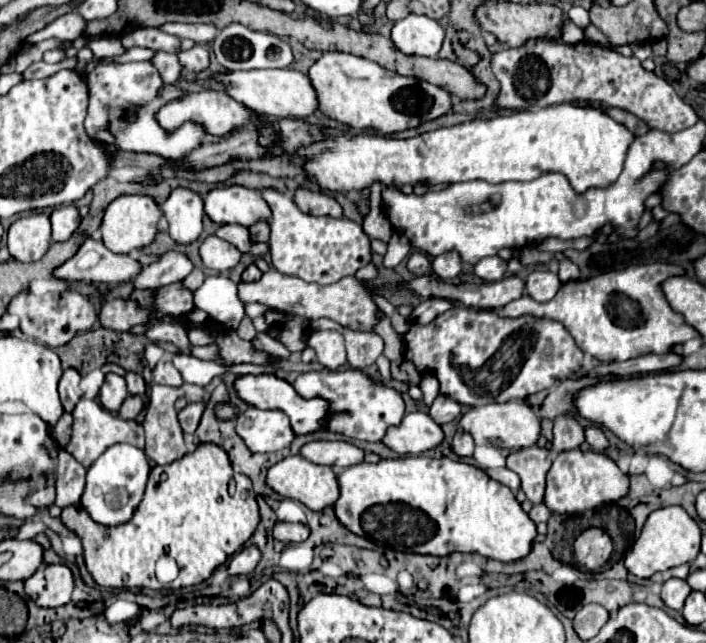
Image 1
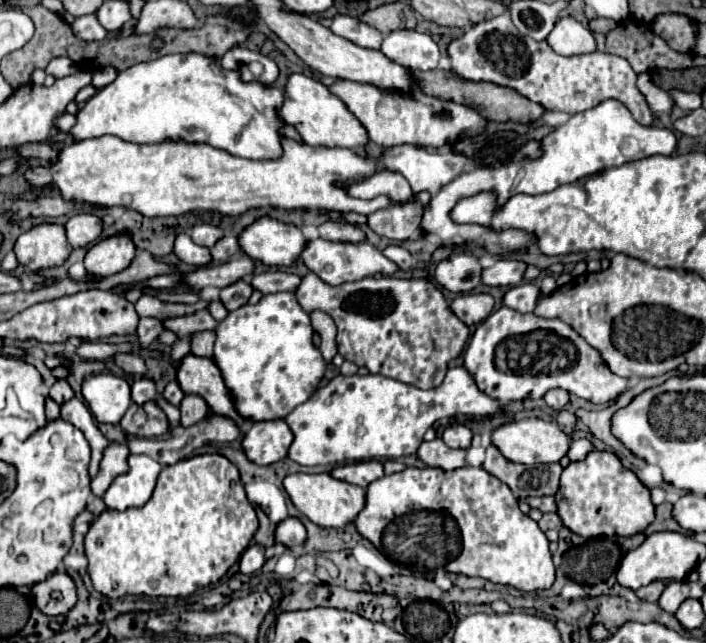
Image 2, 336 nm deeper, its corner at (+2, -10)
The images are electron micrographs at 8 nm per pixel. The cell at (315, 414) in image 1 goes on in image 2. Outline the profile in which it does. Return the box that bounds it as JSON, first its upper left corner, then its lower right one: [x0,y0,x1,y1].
[177,355,247,425]

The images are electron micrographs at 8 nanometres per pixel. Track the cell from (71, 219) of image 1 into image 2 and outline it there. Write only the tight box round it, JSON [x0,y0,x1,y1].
[65,213,103,247]

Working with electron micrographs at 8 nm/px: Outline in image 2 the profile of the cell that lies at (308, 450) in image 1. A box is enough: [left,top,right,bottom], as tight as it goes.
[331,461,383,487]

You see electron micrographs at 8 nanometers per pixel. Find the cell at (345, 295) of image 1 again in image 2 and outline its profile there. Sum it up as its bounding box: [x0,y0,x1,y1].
[295,273,469,389]

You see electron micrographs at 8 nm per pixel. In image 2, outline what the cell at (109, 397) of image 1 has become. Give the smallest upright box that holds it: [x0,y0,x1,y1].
[83,373,131,423]

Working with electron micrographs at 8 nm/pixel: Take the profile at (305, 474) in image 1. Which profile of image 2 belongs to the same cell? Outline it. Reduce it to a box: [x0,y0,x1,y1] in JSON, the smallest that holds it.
[283,473,365,527]

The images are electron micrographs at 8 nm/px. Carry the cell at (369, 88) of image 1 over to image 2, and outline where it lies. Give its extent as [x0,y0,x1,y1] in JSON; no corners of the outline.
[329,79,485,149]

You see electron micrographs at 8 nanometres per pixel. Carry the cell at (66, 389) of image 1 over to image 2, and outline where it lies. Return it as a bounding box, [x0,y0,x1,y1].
[49,379,73,403]

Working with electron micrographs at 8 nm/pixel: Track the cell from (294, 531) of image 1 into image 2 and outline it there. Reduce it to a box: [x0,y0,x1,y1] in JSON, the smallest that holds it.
[275,517,307,549]

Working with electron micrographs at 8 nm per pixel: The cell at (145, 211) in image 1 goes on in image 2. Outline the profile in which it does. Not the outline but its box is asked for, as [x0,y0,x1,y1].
[85,235,135,277]

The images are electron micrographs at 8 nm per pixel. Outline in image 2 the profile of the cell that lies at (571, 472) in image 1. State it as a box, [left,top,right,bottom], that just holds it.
[555,451,655,537]

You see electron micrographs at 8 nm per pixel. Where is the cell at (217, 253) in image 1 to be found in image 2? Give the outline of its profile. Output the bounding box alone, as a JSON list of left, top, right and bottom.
[211,237,239,263]

